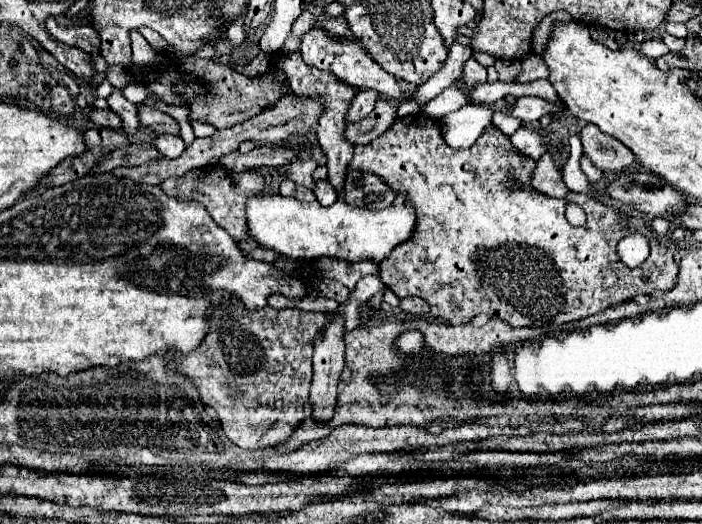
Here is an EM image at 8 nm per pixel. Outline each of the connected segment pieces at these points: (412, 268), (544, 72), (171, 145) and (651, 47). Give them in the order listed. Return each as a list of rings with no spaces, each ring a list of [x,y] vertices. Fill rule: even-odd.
[[[411,114],[411,116],[405,116],[405,118],[397,118],[391,126],[391,130],[387,130],[385,134],[381,134],[375,142],[367,144],[367,146],[355,146],[355,154],[353,154],[353,160],[349,164],[349,168],[353,170],[365,170],[365,172],[371,172],[375,176],[379,176],[389,188],[393,188],[395,194],[403,194],[405,196],[405,204],[413,206],[415,210],[415,216],[417,216],[417,226],[413,230],[413,236],[409,240],[405,240],[403,244],[399,244],[397,248],[393,248],[393,252],[381,262],[379,266],[379,276],[383,280],[383,284],[387,288],[391,288],[399,298],[407,298],[407,296],[419,296],[423,298],[429,306],[431,306],[431,314],[449,322],[449,324],[467,324],[473,316],[477,314],[487,314],[489,318],[501,318],[513,326],[551,326],[551,324],[565,324],[565,322],[573,322],[573,320],[581,320],[581,318],[587,318],[591,314],[597,314],[613,304],[619,304],[619,302],[625,302],[625,300],[631,300],[633,296],[637,294],[649,294],[653,292],[655,288],[657,290],[671,290],[675,286],[675,280],[677,280],[677,272],[679,272],[679,266],[673,258],[673,254],[661,246],[661,242],[653,236],[651,228],[647,230],[647,224],[643,218],[631,218],[633,224],[629,230],[621,230],[619,224],[617,224],[617,216],[613,212],[613,208],[597,202],[595,198],[591,196],[585,196],[585,194],[575,194],[575,192],[569,192],[569,202],[577,202],[579,206],[583,206],[585,214],[587,214],[587,224],[581,226],[581,228],[575,228],[567,222],[565,218],[565,200],[559,200],[559,198],[551,198],[547,194],[541,194],[537,192],[533,186],[531,186],[531,178],[533,178],[533,170],[537,166],[537,160],[525,156],[525,154],[519,154],[519,150],[511,144],[511,138],[507,134],[503,134],[501,130],[497,130],[495,126],[489,126],[485,128],[485,132],[475,140],[475,144],[471,148],[463,148],[463,150],[457,150],[457,148],[451,148],[447,142],[445,142],[445,136],[443,136],[443,126],[435,120],[431,120],[429,116],[425,114]],[[629,232],[641,232],[649,238],[649,246],[651,246],[651,254],[649,258],[643,262],[643,266],[639,268],[633,268],[629,270],[617,256],[617,242],[627,236]]]
[[[531,54],[527,60],[523,60],[523,72],[517,76],[517,82],[529,82],[539,78],[549,78],[549,68],[541,54]]]
[[[163,134],[155,140],[155,146],[167,156],[167,158],[177,158],[185,152],[185,142],[181,136],[175,136],[175,134]]]
[[[647,38],[647,40],[645,40],[643,46],[641,46],[641,48],[645,48],[645,56],[647,56],[647,58],[657,60],[659,56],[669,54],[669,48],[667,48],[661,40],[657,40],[657,38]],[[647,40],[651,40],[651,42],[647,42]]]

